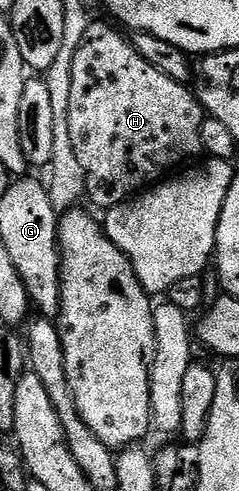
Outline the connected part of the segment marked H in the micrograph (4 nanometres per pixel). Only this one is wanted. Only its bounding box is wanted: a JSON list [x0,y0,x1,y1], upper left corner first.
[68,20,204,208]

